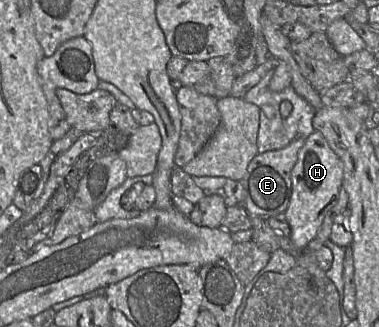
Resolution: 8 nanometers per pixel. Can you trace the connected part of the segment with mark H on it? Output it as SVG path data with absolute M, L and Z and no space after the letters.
M315 130L305 139L291 171L292 192L284 212L290 226L290 240L298 249L305 249L318 233L325 216L337 203L343 181L343 163L331 149L323 134Z

